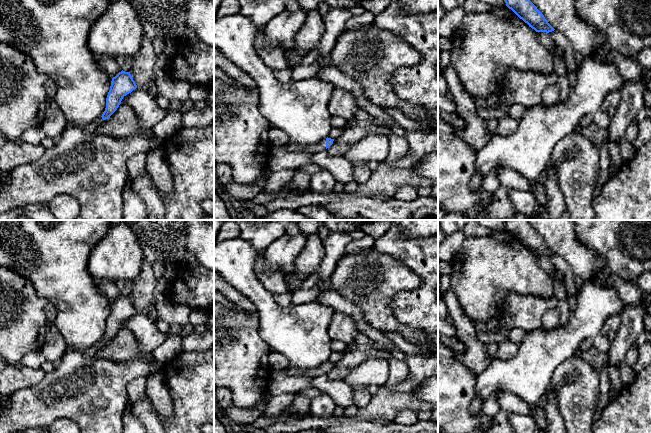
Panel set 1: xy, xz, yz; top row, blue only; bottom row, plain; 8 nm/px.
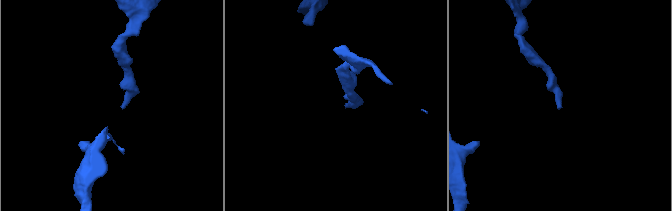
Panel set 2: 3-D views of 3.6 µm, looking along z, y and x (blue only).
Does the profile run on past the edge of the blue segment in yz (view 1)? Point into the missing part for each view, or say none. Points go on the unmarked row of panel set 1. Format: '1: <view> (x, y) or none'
1: none

